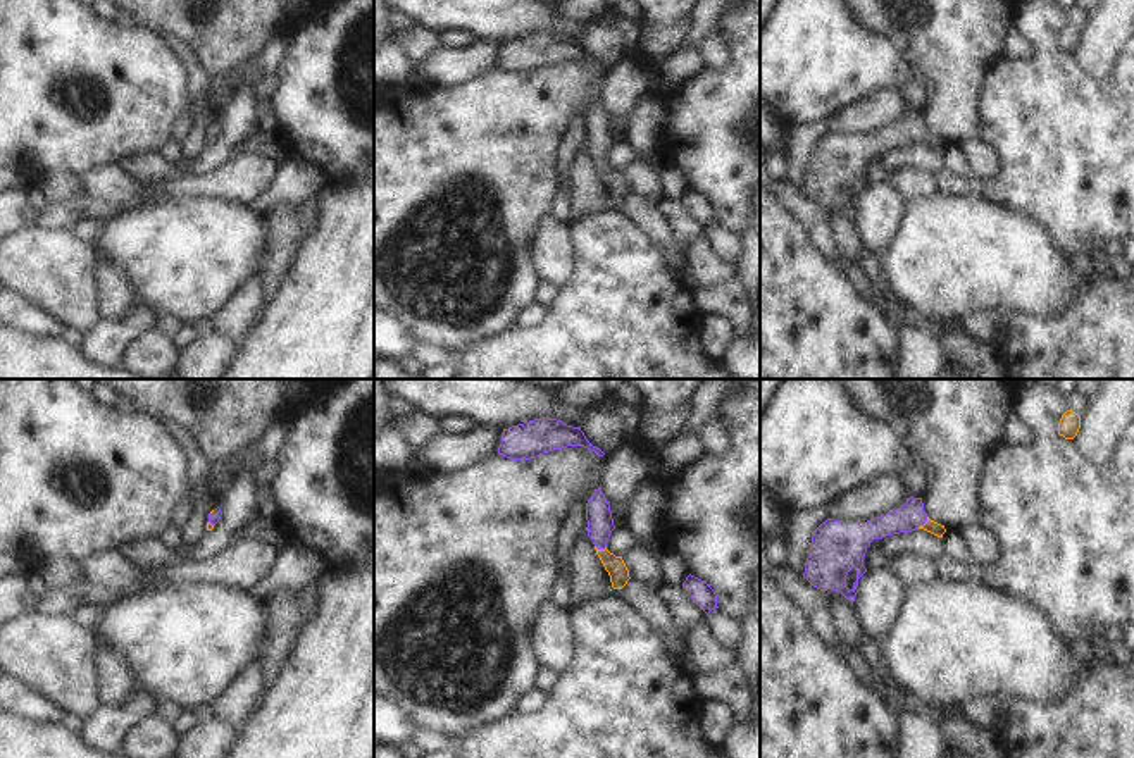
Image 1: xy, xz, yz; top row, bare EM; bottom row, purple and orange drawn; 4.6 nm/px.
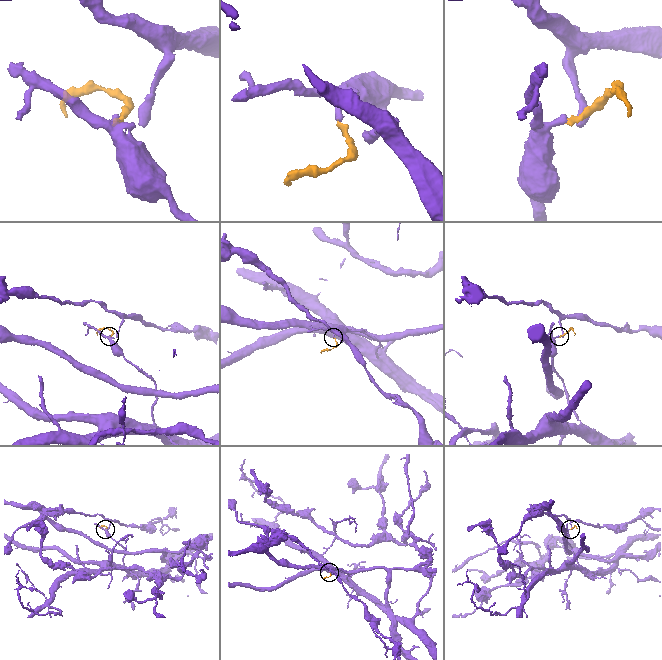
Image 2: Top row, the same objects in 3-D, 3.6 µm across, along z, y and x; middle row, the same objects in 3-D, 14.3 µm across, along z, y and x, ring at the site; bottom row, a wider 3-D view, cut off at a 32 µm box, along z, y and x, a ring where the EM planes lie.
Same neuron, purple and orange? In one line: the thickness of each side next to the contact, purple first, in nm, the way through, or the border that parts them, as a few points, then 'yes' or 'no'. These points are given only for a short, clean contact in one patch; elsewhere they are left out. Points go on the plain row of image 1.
130/60 nm | across yz (909, 131), (915, 131), (922, 138), (929, 140) | yes

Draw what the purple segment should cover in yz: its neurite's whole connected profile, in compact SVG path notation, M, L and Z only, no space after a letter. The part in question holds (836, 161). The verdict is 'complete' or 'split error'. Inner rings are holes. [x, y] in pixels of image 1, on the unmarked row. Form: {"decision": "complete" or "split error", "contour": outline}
{"decision": "split error", "contour": "M913 110L903 121L867 136L827 133L812 150L803 191L822 207L832 203L855 215L858 193L867 186L863 171L870 157L915 143L938 152L946 146L944 140L927 131L922 112Z"}

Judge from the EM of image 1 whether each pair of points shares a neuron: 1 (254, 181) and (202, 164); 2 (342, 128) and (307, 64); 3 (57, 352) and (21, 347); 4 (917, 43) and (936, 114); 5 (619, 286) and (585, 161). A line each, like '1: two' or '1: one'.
1: two
2: one
3: one
4: one
5: two

